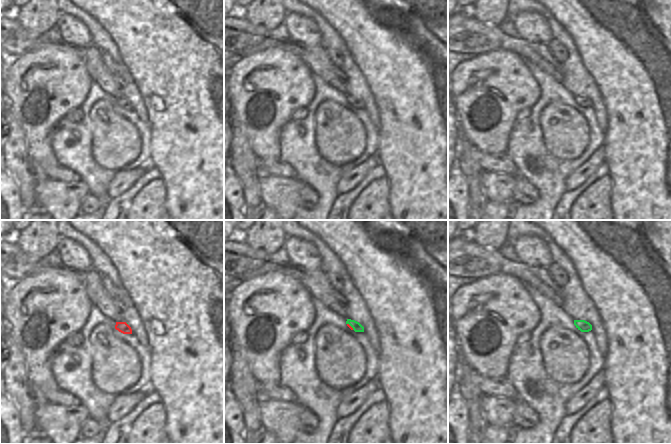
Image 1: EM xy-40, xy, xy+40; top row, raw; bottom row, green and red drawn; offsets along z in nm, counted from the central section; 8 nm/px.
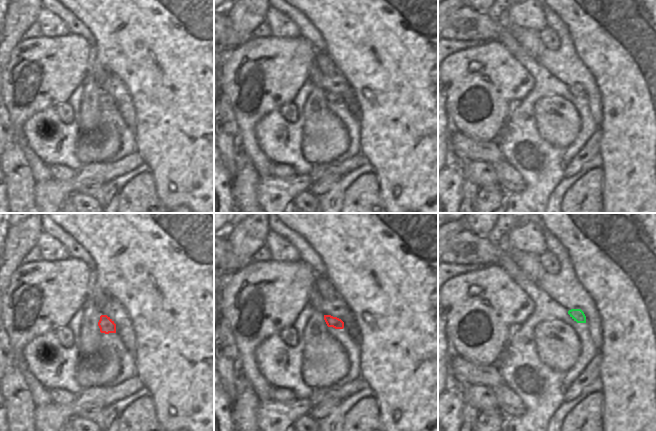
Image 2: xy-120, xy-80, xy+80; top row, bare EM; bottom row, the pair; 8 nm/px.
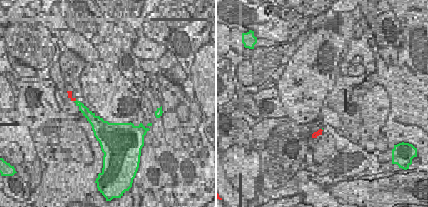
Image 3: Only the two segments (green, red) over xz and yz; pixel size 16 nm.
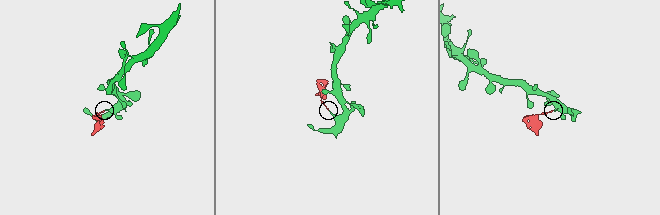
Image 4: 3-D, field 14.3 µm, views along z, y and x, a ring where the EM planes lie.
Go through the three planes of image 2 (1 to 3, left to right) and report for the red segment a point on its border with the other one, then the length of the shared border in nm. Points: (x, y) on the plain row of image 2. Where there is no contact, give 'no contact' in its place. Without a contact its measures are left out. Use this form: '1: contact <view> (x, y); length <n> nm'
1: no contact
2: no contact
3: no contact

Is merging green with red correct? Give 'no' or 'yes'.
no

